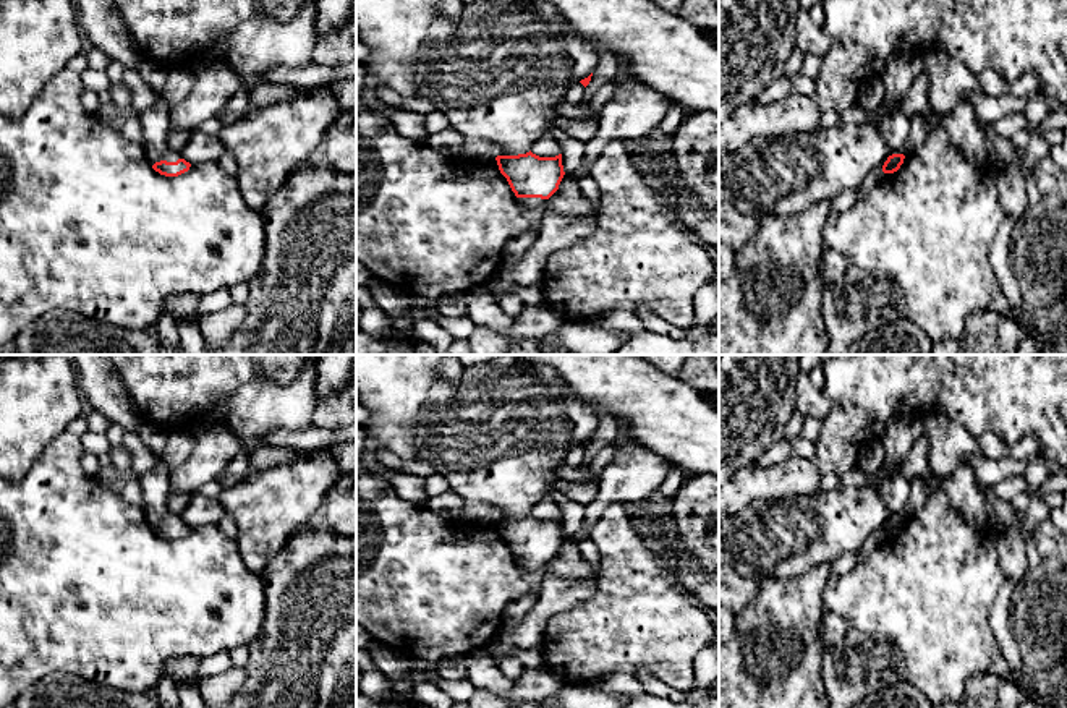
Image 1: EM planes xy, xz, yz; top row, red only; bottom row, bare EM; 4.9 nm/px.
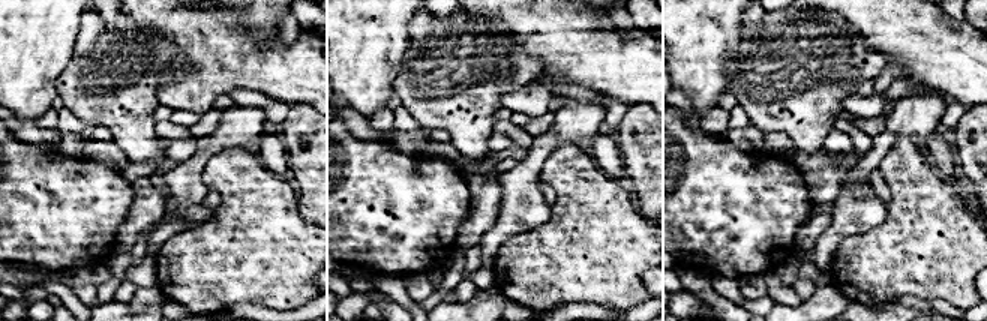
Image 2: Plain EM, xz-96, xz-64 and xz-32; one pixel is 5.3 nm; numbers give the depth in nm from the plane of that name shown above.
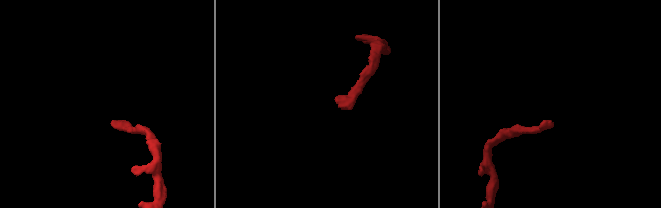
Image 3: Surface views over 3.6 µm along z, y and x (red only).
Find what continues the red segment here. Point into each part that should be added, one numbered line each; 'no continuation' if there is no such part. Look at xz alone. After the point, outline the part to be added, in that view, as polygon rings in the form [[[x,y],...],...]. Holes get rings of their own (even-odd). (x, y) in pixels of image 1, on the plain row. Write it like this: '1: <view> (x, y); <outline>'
1: xz (528, 566); [[[516,561],[516,565],[525,572],[538,572],[546,567],[546,562],[541,561]]]

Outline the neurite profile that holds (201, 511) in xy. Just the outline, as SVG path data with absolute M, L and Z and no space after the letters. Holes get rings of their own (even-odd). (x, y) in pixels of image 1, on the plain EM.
M198 491L181 512L181 522L191 528L201 525L217 525L225 515L225 509L219 499L207 497Z

